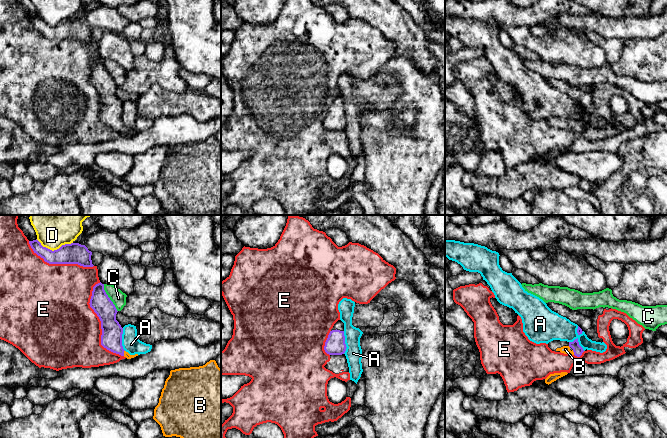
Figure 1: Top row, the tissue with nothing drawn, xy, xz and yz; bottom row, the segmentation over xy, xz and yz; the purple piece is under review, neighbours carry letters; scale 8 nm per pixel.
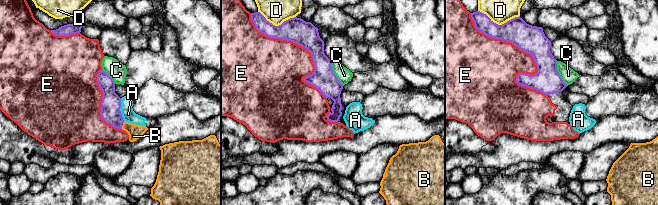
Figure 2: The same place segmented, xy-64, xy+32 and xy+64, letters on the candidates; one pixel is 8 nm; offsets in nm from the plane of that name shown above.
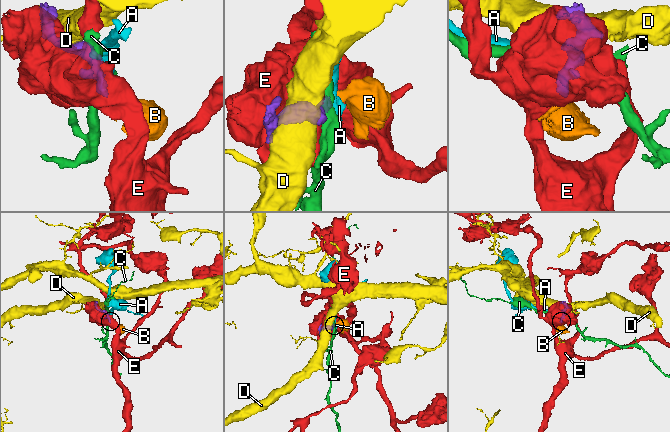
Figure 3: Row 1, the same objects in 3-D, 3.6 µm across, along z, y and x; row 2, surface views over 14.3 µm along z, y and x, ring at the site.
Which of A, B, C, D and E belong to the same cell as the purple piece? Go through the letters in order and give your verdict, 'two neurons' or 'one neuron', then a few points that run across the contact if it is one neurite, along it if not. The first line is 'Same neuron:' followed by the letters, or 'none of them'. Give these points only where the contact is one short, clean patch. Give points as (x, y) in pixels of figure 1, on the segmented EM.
Same neuron: B
A: two neurons | xy (122, 328), (122, 347), (125, 350)
B: one neuron | yz (577, 349), (573, 351), (565, 349)
C: two neurons | xy (103, 284), (105, 293), (117, 311)
D: two neurons
E: two neurons

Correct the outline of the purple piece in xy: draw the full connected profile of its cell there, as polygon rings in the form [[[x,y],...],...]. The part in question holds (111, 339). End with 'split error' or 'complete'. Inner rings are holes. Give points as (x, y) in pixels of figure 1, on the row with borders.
[[[101,282],[93,287],[89,304],[101,321],[101,345],[107,350],[124,356],[127,359],[138,356],[138,354],[130,355],[123,349],[123,328],[116,320],[116,314],[118,311],[106,294],[104,284]]]; split error

